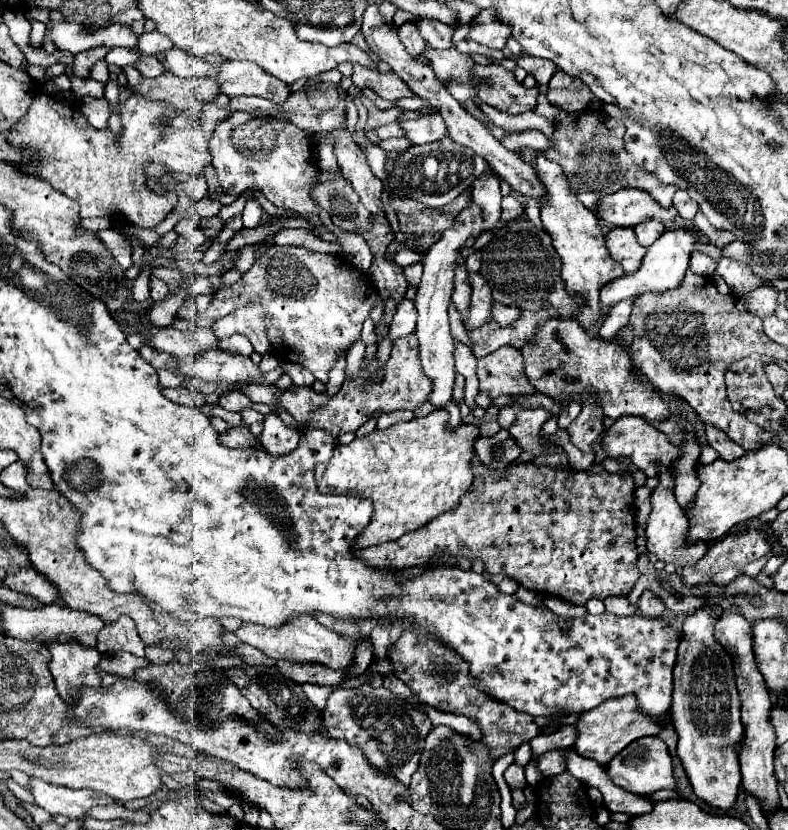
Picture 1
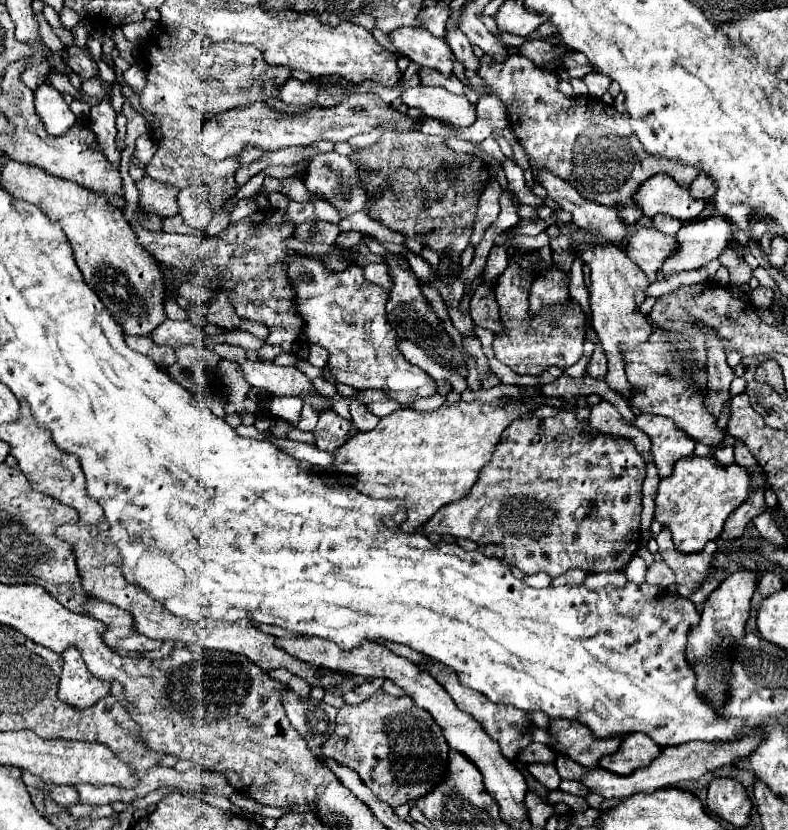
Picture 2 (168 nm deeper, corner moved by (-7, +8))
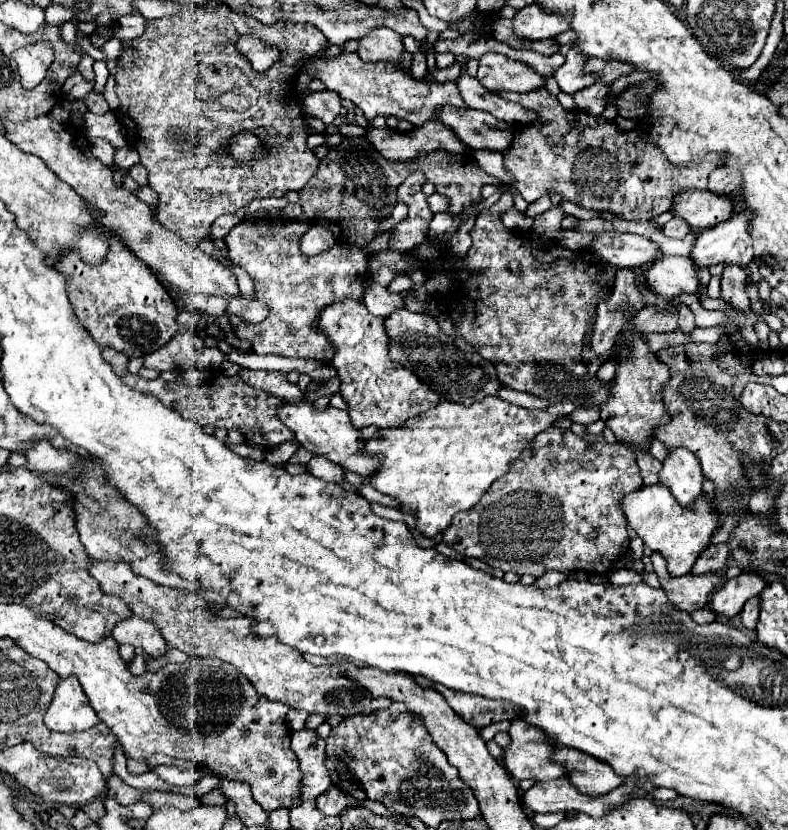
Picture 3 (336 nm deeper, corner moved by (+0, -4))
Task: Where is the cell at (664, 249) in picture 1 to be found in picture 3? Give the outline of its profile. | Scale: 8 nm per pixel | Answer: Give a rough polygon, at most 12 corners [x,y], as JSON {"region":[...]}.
{"region":[[746,215],[700,231],[690,249],[696,269],[746,267],[752,243]]}

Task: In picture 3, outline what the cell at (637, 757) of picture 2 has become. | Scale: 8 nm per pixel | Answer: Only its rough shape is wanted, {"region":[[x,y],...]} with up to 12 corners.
{"region":[[558,747],[570,781],[588,795],[624,783],[608,763],[578,749]]}

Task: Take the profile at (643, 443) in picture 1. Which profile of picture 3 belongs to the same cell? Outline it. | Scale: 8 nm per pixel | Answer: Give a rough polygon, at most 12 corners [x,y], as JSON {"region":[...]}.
{"region":[[668,449],[660,483],[684,507],[702,493],[698,457]]}

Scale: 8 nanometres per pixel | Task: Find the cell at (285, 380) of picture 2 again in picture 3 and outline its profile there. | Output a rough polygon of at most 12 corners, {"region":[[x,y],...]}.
{"region":[[284,401],[276,415],[308,451],[362,477],[362,455],[346,411]]}

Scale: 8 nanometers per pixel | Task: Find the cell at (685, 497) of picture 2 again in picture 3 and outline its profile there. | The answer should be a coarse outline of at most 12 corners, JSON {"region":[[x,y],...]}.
{"region":[[660,483],[622,511],[674,577],[690,573],[720,527],[700,493],[682,507]]}

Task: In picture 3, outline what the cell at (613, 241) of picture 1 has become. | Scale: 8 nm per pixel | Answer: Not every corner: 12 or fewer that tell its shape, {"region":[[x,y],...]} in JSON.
{"region":[[660,255],[644,269],[646,287],[660,297],[696,293],[690,257]]}

